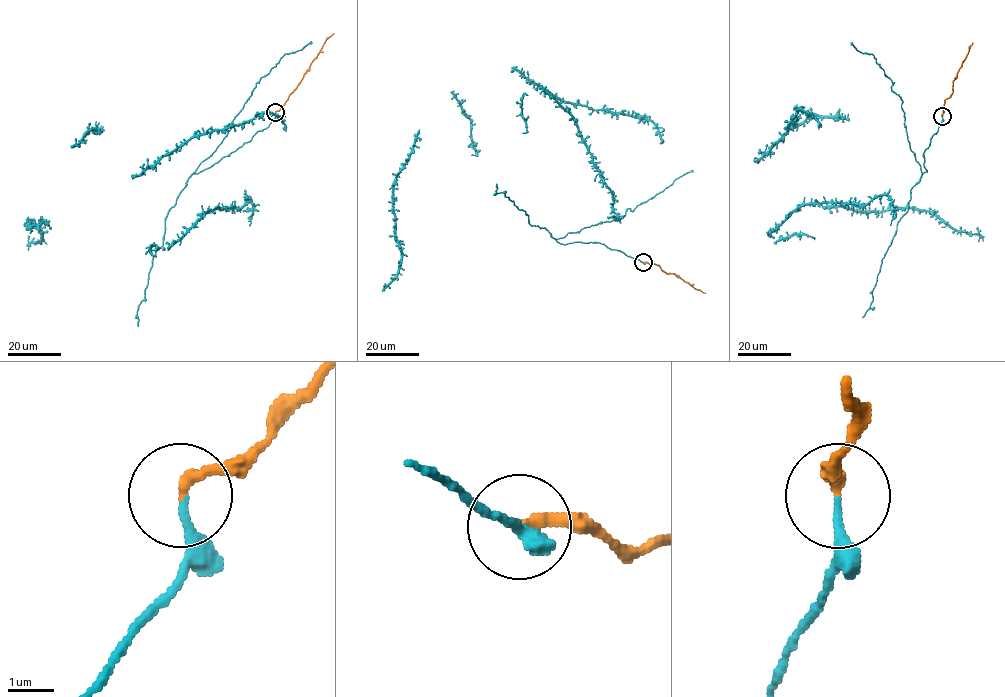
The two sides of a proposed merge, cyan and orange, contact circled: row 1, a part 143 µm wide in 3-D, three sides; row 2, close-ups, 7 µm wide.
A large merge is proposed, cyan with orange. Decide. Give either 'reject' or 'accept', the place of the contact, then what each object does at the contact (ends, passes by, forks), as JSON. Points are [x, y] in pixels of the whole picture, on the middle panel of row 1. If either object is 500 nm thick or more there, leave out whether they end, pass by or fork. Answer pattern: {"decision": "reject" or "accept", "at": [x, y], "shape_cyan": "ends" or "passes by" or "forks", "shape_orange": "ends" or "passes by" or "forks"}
{"decision": "accept", "at": [643, 262], "shape_cyan": "ends", "shape_orange": "ends"}

